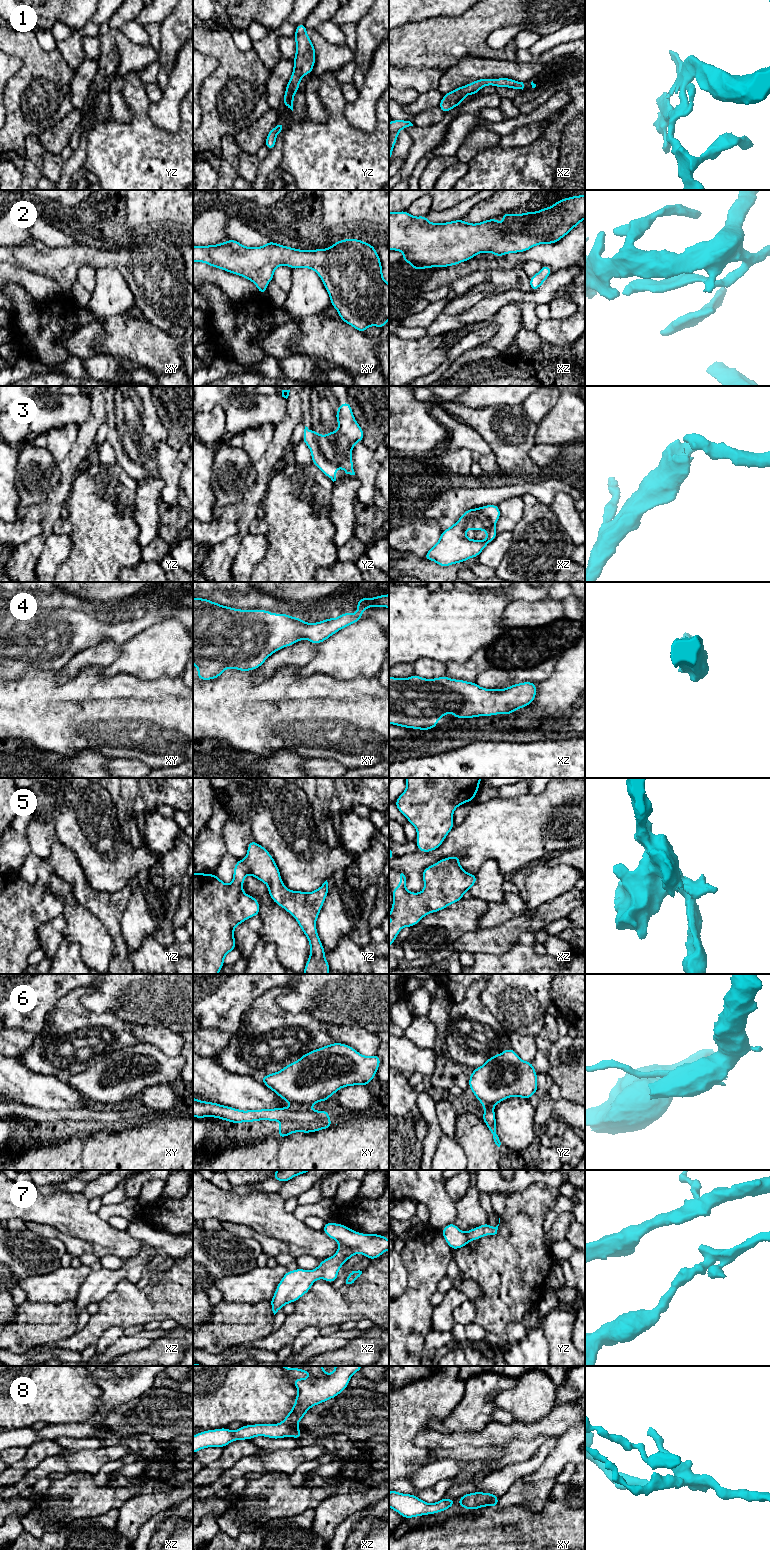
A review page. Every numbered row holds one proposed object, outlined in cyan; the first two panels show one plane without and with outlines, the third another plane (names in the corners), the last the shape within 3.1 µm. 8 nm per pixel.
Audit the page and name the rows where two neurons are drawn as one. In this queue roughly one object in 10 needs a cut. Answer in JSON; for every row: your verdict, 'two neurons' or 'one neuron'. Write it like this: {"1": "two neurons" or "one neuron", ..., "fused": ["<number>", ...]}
{"1": "one neuron", "2": "one neuron", "3": "one neuron", "4": "one neuron", "5": "one neuron", "6": "two neurons", "7": "one neuron", "8": "one neuron", "fused": ["6"]}

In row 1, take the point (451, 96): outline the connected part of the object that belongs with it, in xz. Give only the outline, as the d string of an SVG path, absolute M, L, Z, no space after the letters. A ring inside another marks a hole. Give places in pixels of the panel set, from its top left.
M500 77L497 80L493 80L492 78L479 79L465 86L458 87L454 91L444 94L443 99L438 107L446 114L454 107L459 106L467 95L476 95L481 88L488 85L522 90L524 88L523 82L509 78Z

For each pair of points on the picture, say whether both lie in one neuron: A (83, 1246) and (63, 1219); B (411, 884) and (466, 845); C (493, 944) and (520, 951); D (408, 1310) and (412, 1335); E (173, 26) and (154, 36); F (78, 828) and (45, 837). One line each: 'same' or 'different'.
A: different
B: same
C: different
D: same
E: different
F: different

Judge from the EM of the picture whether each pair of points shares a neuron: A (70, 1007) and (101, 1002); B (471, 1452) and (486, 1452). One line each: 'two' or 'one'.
A: two
B: one

